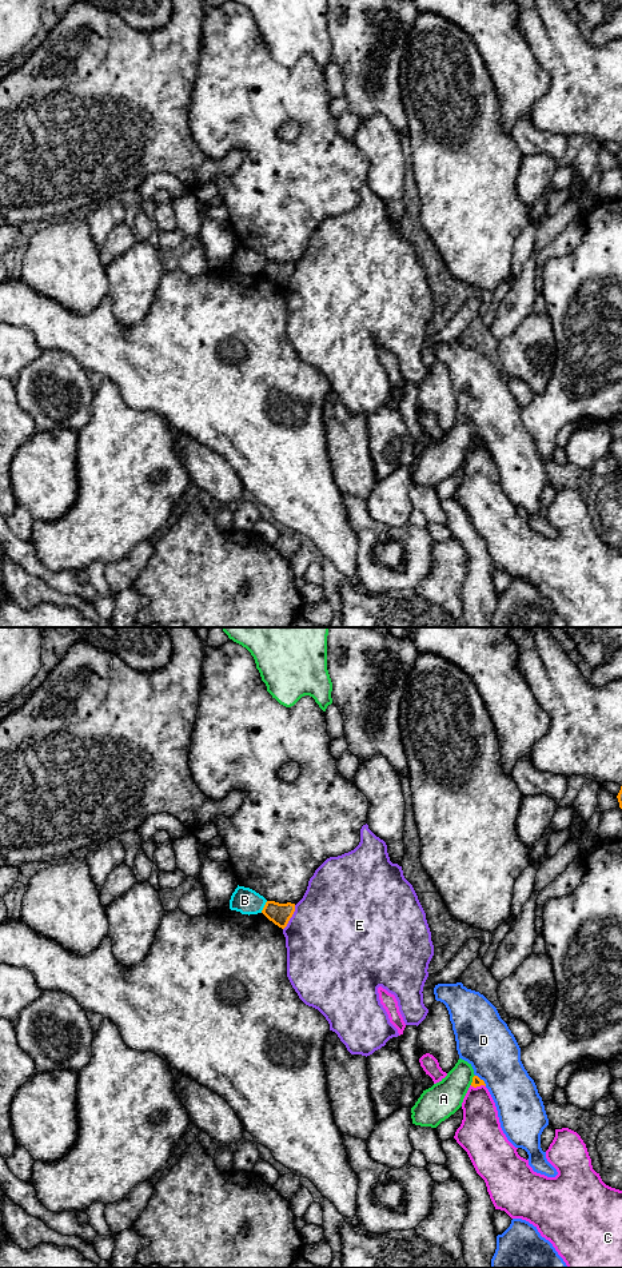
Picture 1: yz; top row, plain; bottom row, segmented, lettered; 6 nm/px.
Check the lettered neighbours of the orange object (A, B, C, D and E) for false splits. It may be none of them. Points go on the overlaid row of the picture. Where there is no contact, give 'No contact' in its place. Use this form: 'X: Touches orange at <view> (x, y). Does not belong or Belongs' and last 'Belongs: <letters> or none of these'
A: Touches orange at yz (473, 1080). Does not belong
B: Touches orange at yz (264, 906). Belongs
C: Touches orange at yz (478, 1085). Does not belong
D: Touches orange at yz (482, 1080). Does not belong
E: Touches orange at yz (291, 916). Does not belong
Belongs: B

